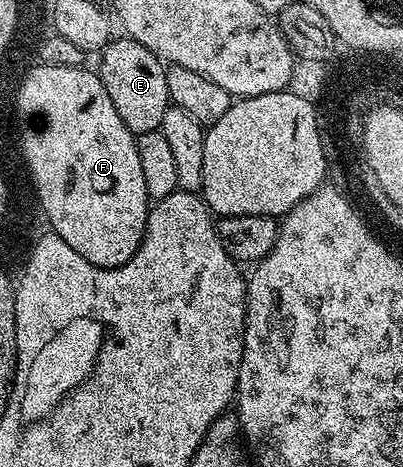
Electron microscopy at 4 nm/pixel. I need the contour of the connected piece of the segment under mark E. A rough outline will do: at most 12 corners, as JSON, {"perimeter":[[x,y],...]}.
{"perimeter":[[128,37],[106,43],[99,74],[134,136],[171,106],[162,60]]}

